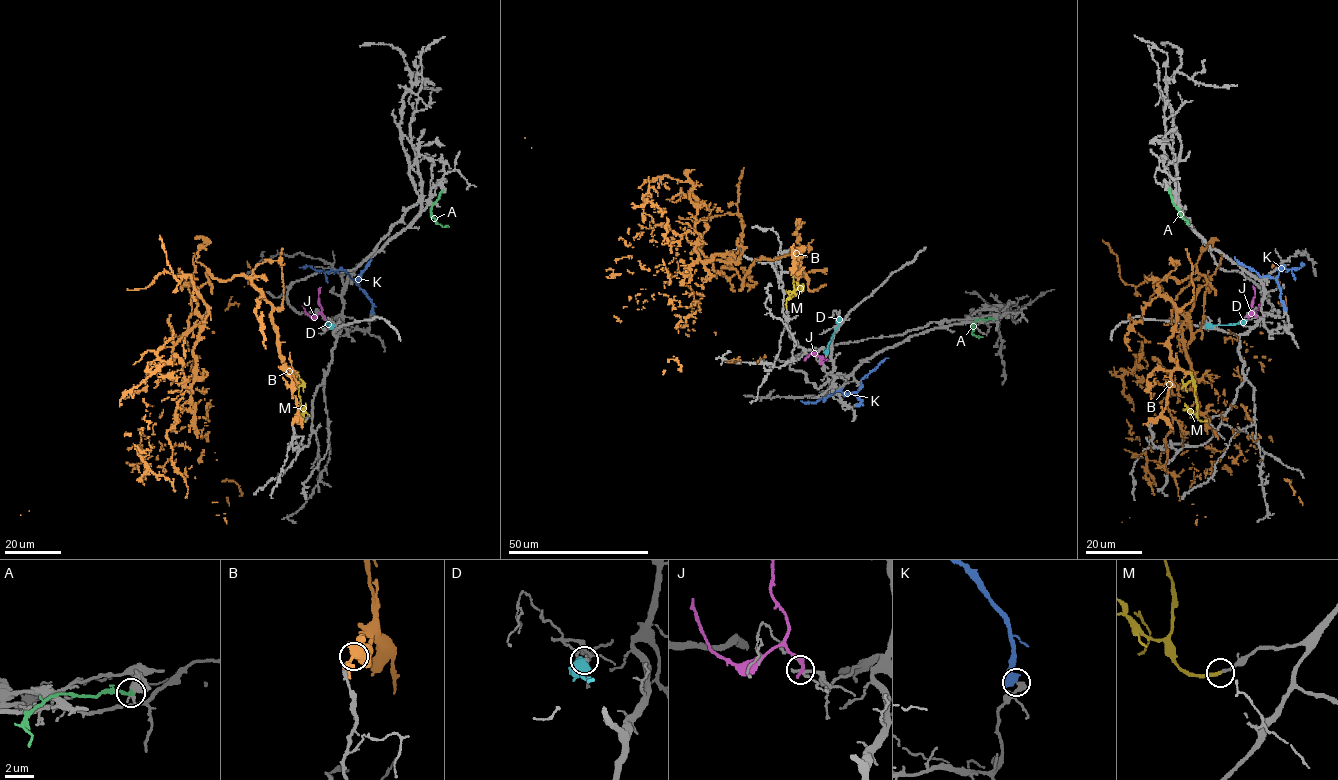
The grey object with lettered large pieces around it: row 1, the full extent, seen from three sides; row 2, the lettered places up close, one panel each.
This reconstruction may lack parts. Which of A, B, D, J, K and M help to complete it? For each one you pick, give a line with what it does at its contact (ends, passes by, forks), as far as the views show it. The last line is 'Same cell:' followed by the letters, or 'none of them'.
M: it ends
Same cell: M

